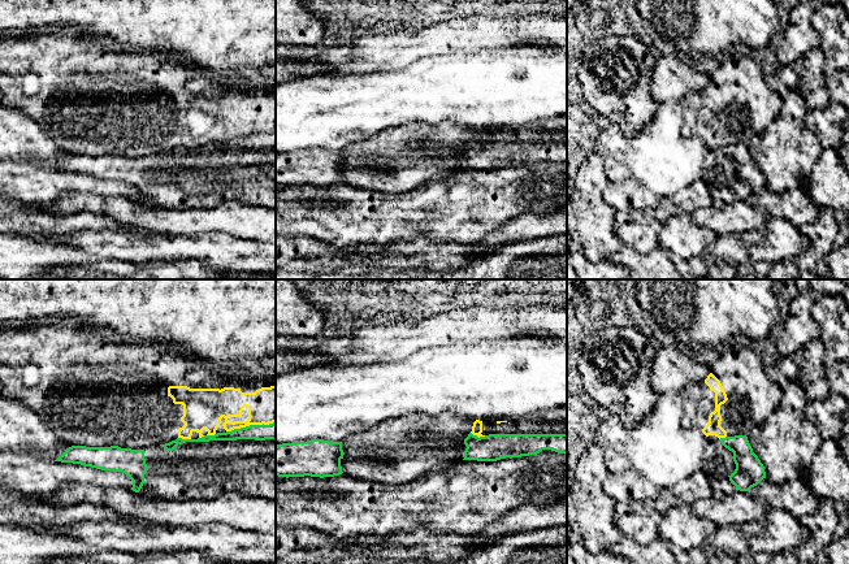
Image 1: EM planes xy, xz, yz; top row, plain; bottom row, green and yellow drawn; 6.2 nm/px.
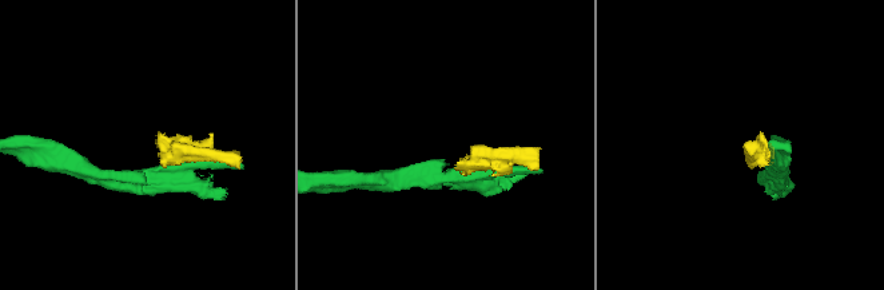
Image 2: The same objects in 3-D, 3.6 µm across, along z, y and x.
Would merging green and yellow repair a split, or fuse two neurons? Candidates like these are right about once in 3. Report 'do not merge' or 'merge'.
do not merge

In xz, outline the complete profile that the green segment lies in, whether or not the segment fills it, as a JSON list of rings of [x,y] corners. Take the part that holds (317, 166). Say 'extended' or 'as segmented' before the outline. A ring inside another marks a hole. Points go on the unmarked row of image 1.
as segmented | [[[312,148],[276,155],[276,185],[334,186],[342,183],[342,151]]]

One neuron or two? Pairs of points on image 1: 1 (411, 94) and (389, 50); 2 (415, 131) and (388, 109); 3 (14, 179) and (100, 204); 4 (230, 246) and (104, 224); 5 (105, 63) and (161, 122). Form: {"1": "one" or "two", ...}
{"1": "two", "2": "two", "3": "two", "4": "two", "5": "one"}

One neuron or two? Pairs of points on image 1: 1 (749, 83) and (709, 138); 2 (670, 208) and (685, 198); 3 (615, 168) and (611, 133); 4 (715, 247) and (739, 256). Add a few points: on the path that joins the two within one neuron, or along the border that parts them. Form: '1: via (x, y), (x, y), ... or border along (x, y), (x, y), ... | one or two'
1: via (732, 98), (719, 108), (710, 109), (710, 121) | one
2: via (674, 205), (681, 202) | one
3: via (613, 159), (611, 142) | one
4: via (720, 247), (730, 247), (733, 251) | one

